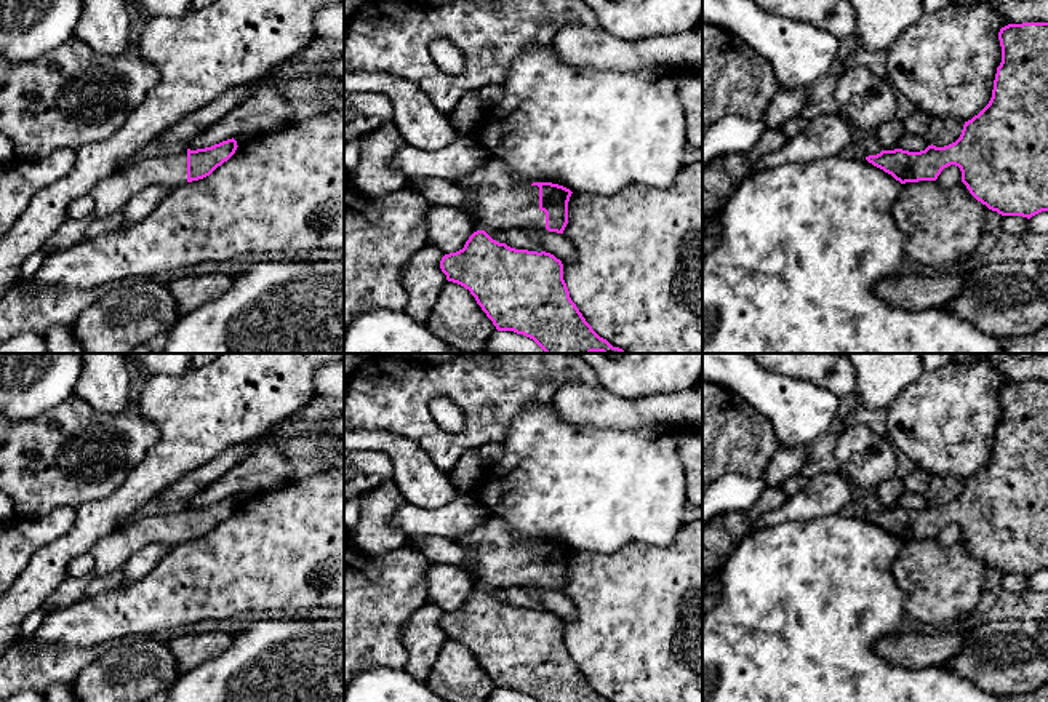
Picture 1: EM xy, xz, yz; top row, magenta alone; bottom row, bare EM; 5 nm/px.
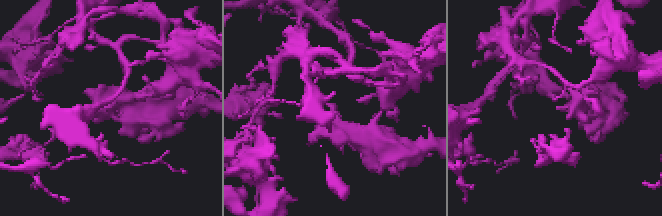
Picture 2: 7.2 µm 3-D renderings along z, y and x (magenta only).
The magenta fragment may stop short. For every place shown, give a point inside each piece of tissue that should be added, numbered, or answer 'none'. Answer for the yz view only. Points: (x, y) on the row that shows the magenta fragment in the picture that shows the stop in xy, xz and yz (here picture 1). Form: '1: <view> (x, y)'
none

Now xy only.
1: xy (111, 194)

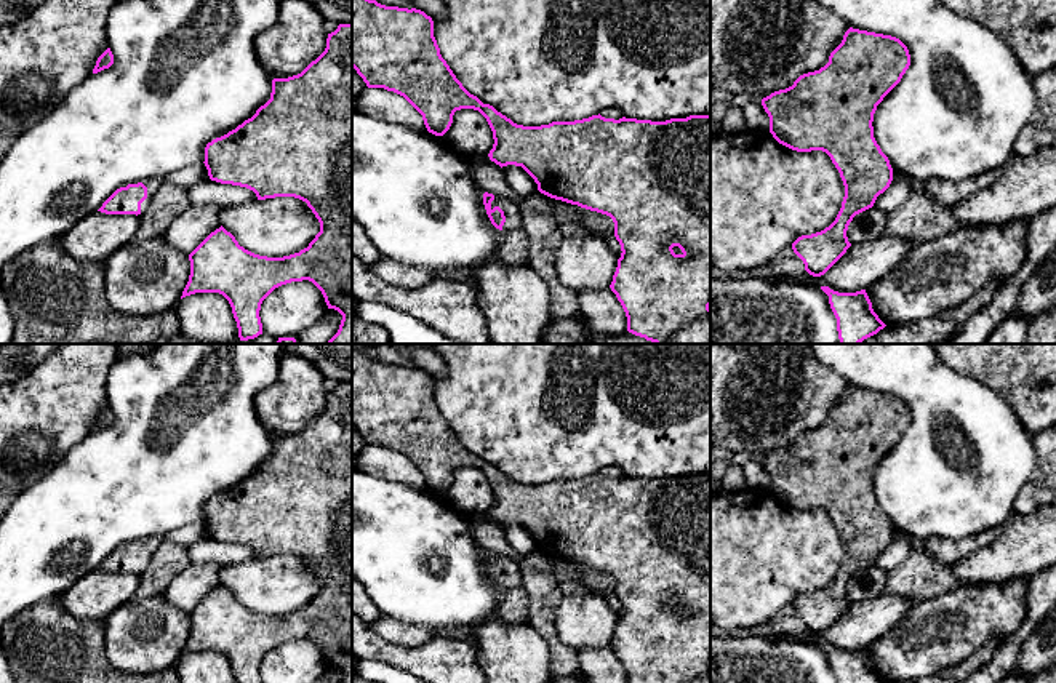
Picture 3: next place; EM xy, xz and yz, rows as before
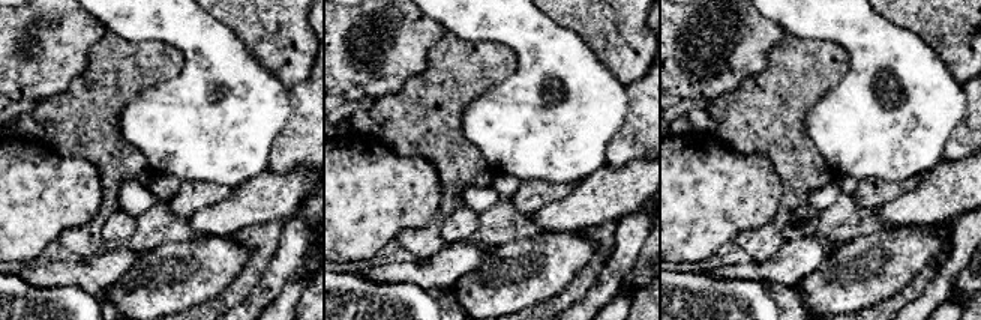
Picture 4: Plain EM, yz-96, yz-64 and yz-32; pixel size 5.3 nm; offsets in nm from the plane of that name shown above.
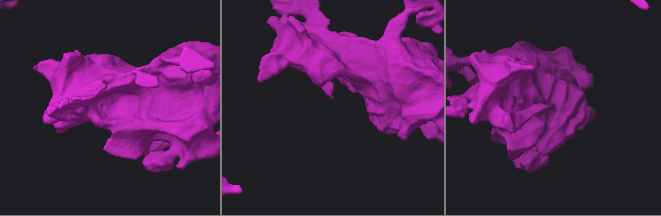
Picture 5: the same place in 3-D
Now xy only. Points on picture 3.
1: xy (152, 184)

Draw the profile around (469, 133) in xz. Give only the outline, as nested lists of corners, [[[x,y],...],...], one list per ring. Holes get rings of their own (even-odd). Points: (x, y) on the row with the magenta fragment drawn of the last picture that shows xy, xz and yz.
[[[474,109],[456,110],[443,138],[462,155],[488,155],[494,144],[486,118]]]

